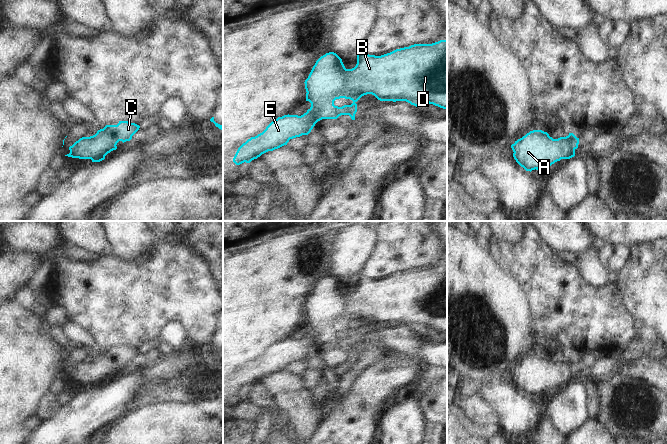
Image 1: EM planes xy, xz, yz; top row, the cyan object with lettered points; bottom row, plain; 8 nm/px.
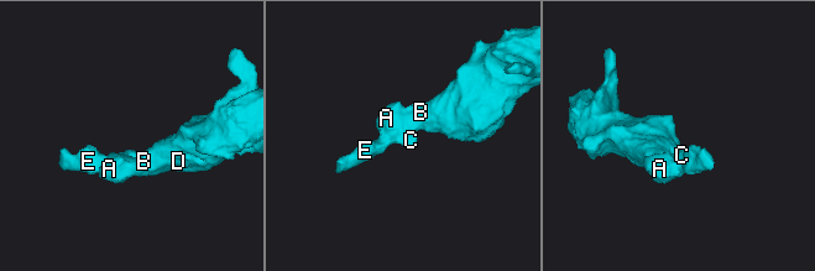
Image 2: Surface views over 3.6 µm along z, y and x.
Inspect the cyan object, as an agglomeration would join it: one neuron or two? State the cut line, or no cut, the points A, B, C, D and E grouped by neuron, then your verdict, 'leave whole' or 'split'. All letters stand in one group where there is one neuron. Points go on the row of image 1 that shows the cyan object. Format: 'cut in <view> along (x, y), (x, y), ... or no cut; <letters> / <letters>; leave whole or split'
no cut; A B C D E; leave whole

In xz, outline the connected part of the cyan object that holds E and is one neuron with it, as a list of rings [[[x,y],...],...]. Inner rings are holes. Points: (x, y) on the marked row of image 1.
[[[447,40],[414,44],[381,56],[361,51],[357,54],[357,64],[352,69],[346,69],[342,59],[336,53],[329,52],[316,61],[304,83],[306,101],[311,103],[307,112],[301,116],[284,115],[272,121],[262,133],[251,137],[238,148],[233,158],[236,165],[250,163],[268,151],[287,145],[290,139],[308,135],[322,119],[349,115],[355,120],[356,102],[367,94],[374,95],[380,101],[406,101],[416,107],[429,103],[447,109]],[[340,98],[350,99],[353,103],[335,106],[334,101]]]

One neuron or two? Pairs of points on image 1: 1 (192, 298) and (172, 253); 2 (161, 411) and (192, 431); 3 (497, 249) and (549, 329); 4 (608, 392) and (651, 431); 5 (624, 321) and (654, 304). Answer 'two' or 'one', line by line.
1: one
2: one
3: one
4: one
5: two

